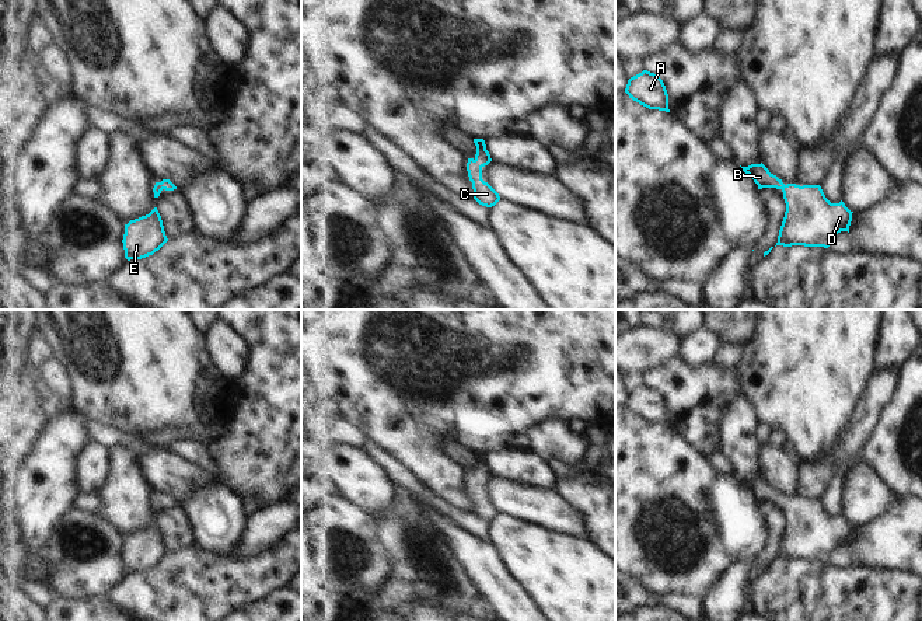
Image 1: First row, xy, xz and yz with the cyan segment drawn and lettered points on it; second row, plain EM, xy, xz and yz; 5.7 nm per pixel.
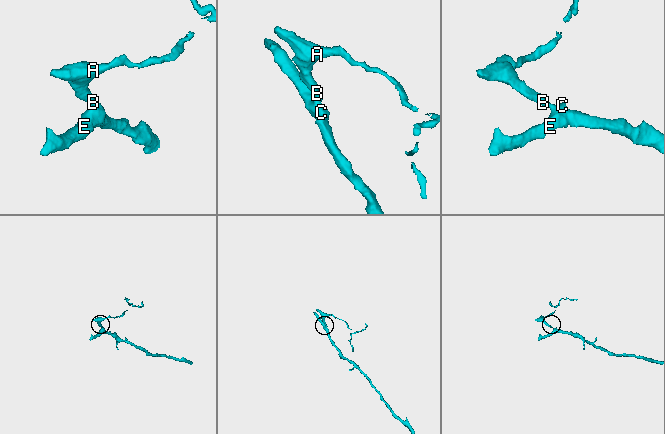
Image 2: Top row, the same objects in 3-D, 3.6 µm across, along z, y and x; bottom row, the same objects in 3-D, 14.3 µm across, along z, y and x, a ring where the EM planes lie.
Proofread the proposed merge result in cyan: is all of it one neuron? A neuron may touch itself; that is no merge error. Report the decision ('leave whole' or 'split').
leave whole

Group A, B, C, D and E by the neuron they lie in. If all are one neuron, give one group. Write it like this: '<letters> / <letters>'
A B C D E

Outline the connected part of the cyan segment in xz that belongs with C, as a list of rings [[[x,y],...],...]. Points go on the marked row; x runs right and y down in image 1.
[[[474,139],[474,143],[476,146],[476,154],[474,158],[468,158],[467,163],[468,177],[475,193],[474,199],[482,206],[492,207],[500,200],[500,196],[488,182],[482,179],[482,168],[488,165],[492,158],[486,150],[483,139]]]

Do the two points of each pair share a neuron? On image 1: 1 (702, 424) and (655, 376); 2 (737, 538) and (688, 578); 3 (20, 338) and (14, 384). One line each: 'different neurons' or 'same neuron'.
1: same neuron
2: same neuron
3: different neurons

